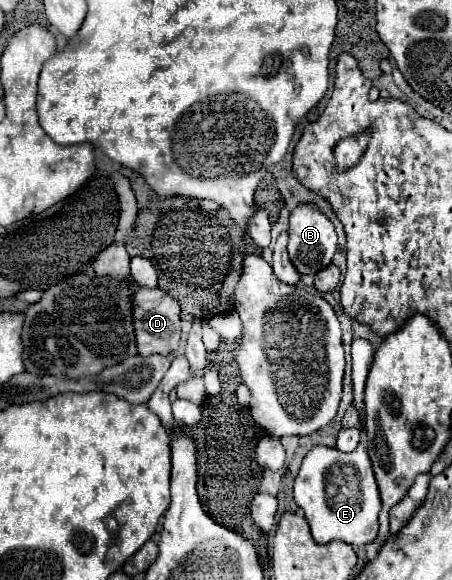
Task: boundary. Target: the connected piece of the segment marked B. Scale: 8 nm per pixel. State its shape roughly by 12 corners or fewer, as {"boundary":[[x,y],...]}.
{"boundary":[[315,203],[289,217],[289,259],[299,273],[325,269],[337,233]]}

